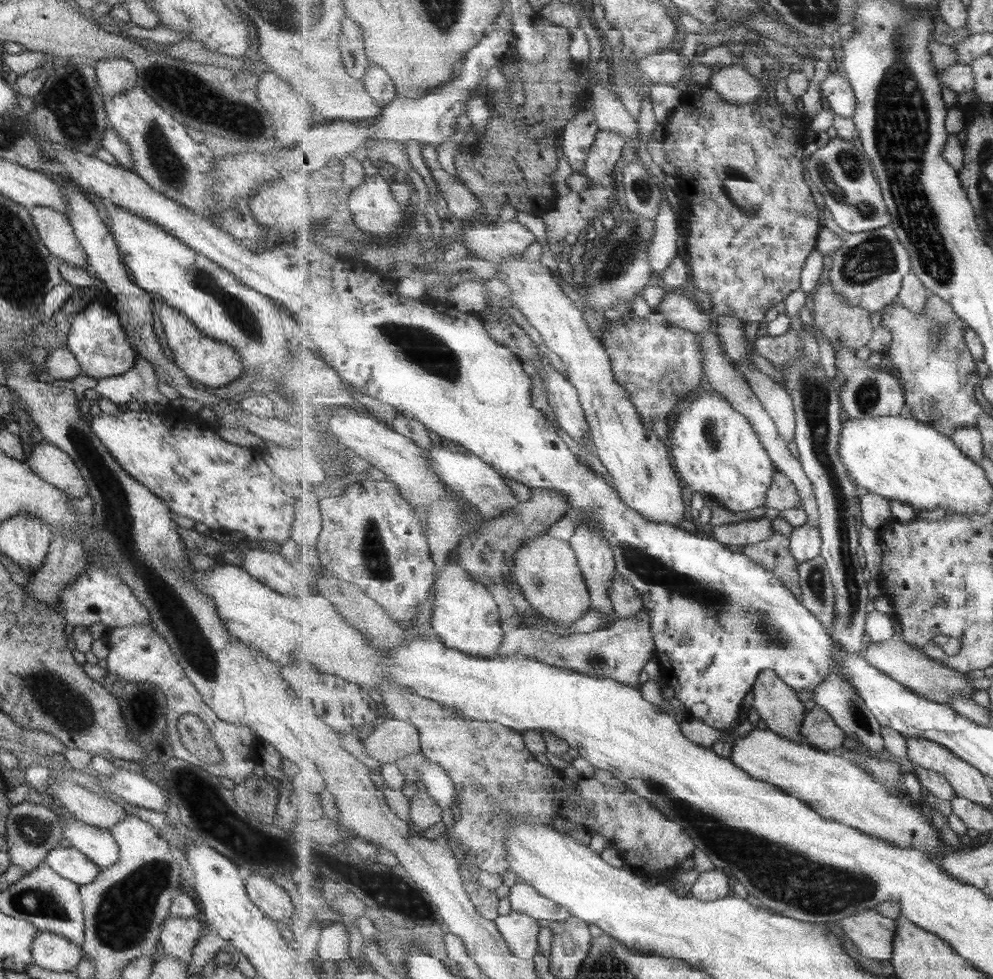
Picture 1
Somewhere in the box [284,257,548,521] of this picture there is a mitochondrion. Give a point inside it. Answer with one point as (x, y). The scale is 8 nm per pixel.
(418, 344)

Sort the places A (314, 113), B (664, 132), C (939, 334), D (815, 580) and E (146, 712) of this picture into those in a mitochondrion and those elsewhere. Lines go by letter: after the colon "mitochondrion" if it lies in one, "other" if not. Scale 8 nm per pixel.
A: other
B: other
C: mitochondrion
D: mitochondrion
E: other

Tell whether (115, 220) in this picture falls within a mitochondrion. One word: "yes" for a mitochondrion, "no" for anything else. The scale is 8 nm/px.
no

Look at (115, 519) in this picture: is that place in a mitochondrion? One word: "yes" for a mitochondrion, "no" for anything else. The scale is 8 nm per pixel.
yes

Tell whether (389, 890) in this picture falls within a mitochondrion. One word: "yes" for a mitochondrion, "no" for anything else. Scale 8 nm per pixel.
yes

